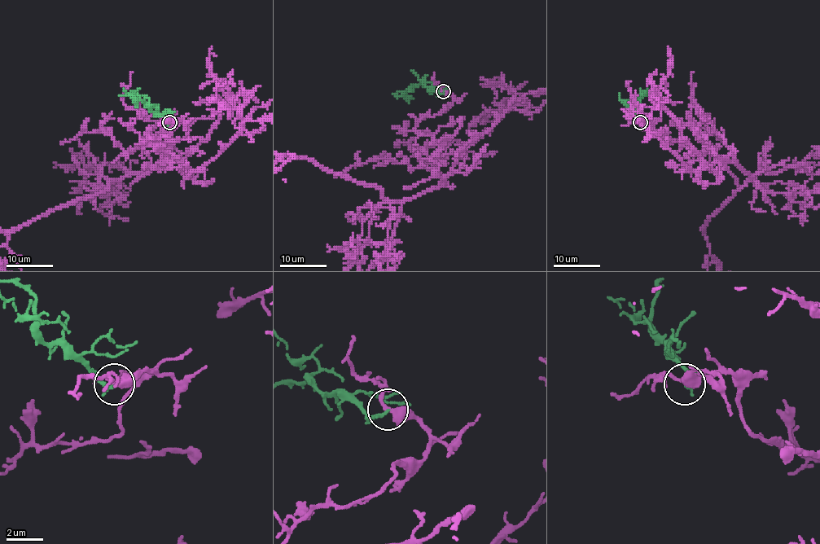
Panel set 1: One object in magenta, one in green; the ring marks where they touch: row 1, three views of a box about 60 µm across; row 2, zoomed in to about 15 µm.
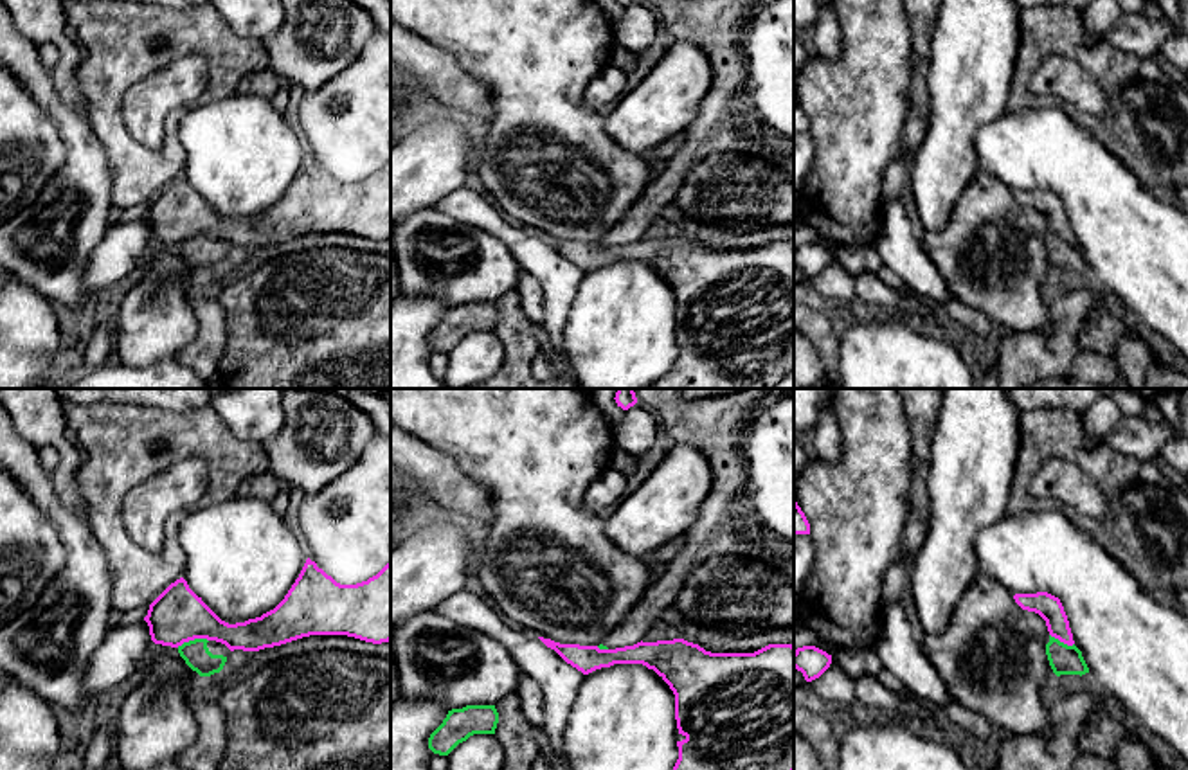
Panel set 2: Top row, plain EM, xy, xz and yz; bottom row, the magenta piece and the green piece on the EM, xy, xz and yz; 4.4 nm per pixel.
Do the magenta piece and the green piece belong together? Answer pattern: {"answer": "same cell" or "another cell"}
{"answer": "another cell"}

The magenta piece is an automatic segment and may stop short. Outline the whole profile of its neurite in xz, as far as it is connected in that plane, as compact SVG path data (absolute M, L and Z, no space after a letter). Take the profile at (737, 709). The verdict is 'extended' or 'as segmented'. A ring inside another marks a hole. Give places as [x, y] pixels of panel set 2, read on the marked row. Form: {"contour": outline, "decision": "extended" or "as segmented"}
{"contour": "M538 637L547 648L554 649L567 664L589 675L601 667L610 667L614 664L643 664L653 669L673 691L675 694L675 720L679 734L684 736L677 741L679 759L673 770L794 770L794 646L792 644L769 644L754 653L711 653L698 644L688 642L684 639L657 640L657 642L637 642L634 646L599 649L598 646L580 646L580 644L560 644L551 639Z", "decision": "as segmented"}

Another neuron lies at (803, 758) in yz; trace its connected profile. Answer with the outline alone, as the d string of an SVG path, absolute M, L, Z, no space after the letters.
M794 734L794 770L823 770L806 741Z

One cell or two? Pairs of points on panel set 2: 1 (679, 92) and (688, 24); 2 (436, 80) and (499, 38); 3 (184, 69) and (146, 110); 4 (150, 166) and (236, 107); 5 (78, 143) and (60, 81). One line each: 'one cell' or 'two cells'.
1: two cells
2: two cells
3: one cell
4: two cells
5: two cells

